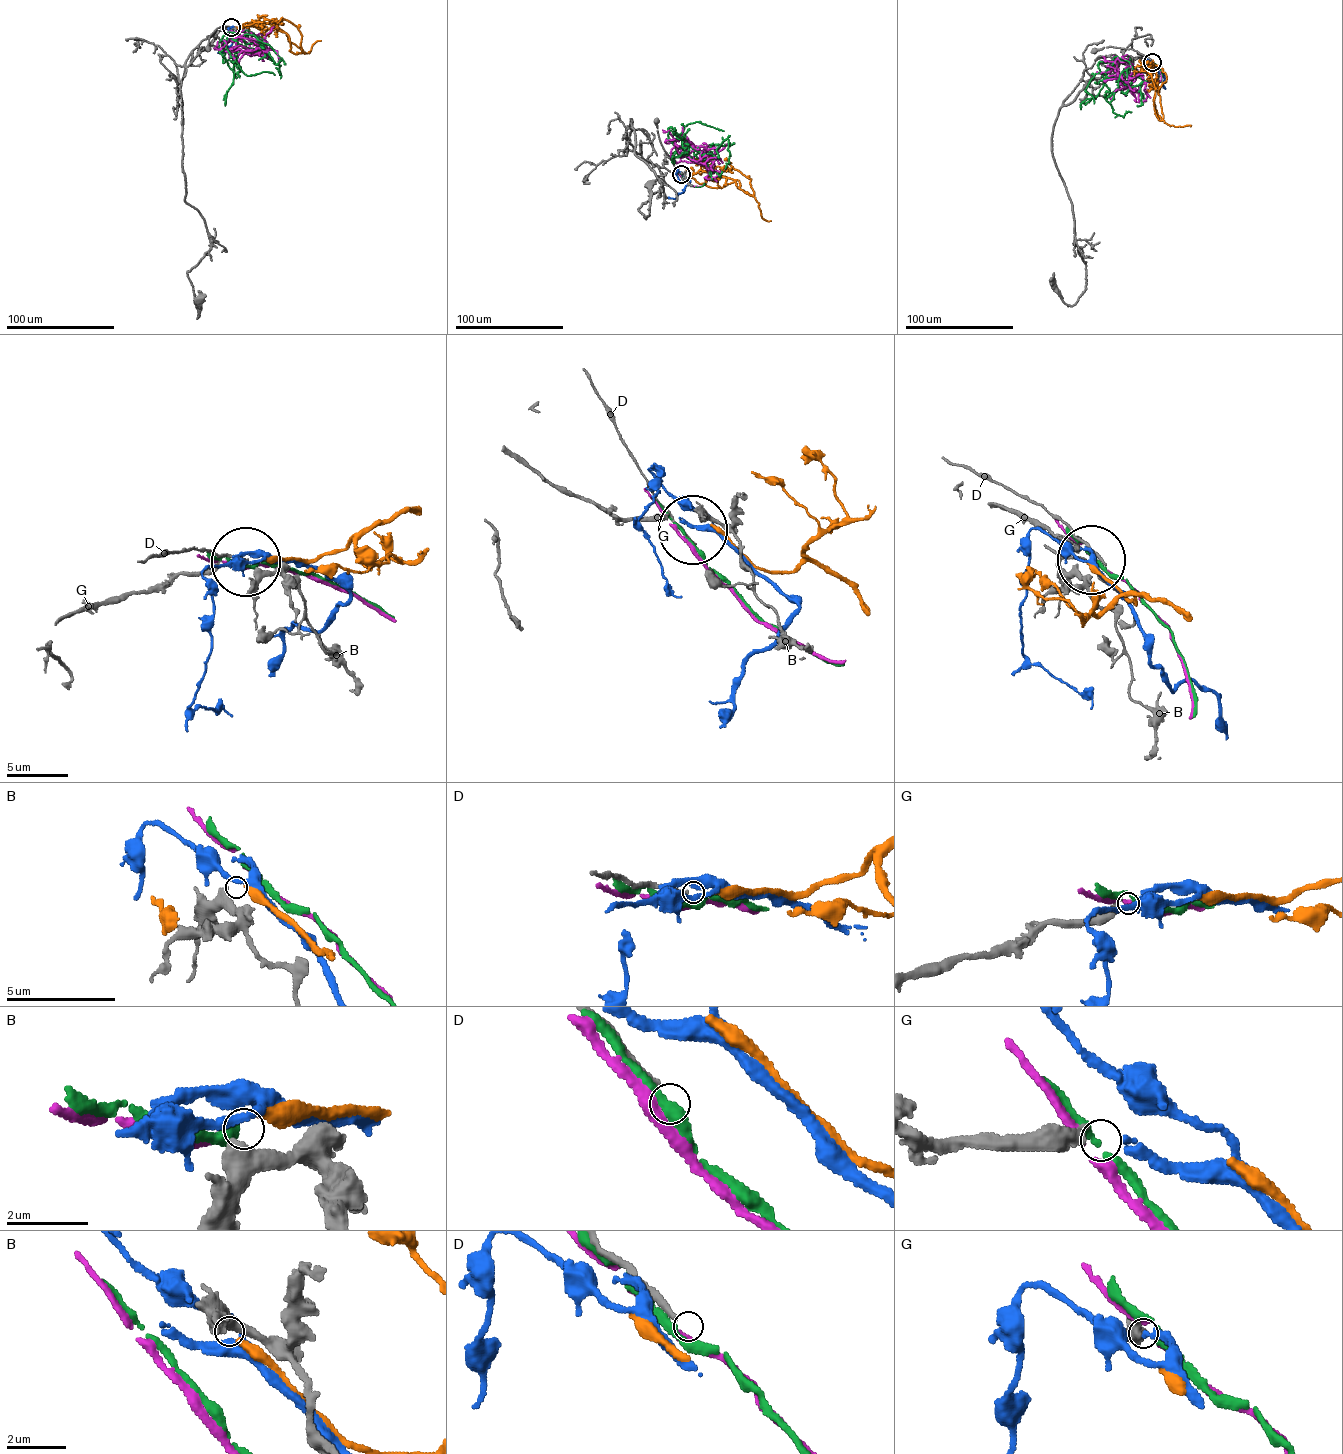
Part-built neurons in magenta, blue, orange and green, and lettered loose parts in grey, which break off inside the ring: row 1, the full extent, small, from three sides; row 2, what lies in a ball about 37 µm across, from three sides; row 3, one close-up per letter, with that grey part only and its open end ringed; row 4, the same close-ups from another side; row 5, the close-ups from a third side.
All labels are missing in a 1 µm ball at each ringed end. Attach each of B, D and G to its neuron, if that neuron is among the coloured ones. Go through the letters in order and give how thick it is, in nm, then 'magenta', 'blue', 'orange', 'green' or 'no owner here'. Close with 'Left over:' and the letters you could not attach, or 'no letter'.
B: calibre 360 nm; orange
D: calibre 200 nm; no owner here
G: calibre 260 nm; blue
Left over: D

